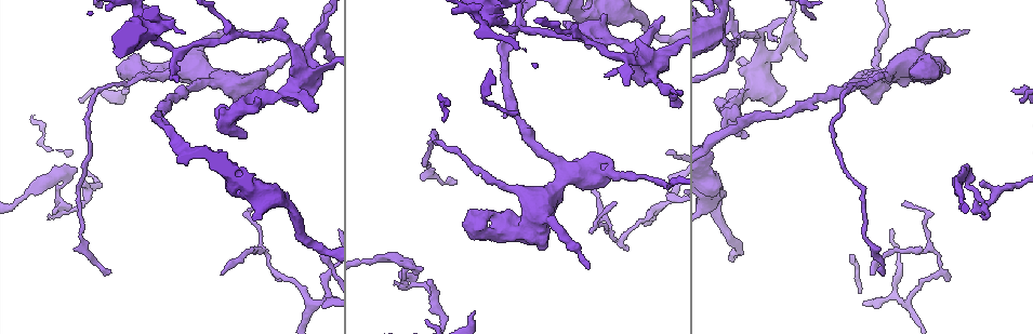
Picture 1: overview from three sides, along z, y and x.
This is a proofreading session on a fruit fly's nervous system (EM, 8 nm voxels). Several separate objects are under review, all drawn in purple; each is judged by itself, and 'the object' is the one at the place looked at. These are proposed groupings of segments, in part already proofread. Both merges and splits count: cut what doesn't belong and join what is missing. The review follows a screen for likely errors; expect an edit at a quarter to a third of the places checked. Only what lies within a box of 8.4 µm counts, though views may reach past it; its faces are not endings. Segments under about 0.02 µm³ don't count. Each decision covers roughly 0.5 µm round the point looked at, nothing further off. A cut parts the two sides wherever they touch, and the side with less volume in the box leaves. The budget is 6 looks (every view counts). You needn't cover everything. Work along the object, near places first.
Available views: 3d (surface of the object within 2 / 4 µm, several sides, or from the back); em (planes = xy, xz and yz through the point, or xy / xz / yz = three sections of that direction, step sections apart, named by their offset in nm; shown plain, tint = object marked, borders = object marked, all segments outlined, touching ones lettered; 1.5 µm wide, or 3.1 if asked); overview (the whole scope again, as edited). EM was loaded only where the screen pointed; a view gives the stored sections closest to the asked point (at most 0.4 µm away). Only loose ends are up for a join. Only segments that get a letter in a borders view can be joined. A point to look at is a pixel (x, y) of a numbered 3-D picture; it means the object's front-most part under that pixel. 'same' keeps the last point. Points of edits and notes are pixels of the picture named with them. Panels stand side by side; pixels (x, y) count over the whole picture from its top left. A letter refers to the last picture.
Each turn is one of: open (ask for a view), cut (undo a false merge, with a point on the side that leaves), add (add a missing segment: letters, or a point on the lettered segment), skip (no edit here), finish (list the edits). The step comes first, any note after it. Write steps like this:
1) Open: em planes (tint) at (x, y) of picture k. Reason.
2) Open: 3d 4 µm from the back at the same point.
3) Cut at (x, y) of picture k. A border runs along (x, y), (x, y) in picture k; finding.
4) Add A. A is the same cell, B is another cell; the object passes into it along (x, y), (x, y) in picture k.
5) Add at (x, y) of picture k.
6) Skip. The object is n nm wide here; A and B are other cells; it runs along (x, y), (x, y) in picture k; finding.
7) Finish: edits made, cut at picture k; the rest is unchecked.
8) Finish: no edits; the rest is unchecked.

Open: em planes (borders) at (881, 274) of picture 1.

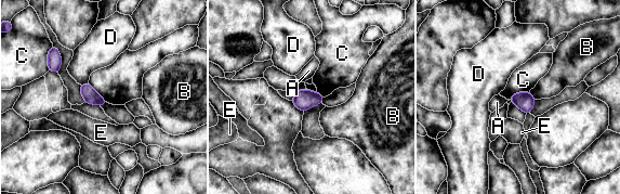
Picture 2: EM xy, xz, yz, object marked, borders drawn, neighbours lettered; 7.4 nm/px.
Skip. The object is 110 nm wide here; the longest contact is with C, 180 nm; A, B, C, D and E are other cells; no lettered segment goes on from it.

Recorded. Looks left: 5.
Open: em xy step 8 (borders) at (223, 273) of picture 1.

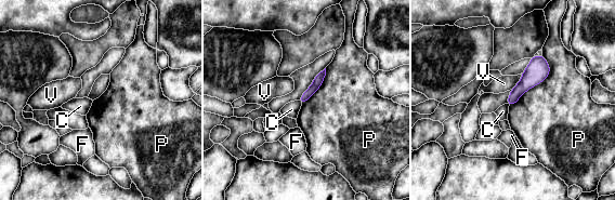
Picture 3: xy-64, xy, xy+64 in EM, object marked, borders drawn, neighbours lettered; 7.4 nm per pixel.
Skip. C, F, P and V are other cells; a border runs along (542, 55), (549, 74), (509, 106) in picture 3; none of them fits.

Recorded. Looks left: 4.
Open: em planes (borders) at (231, 120) of picture 1. Sharp bend.

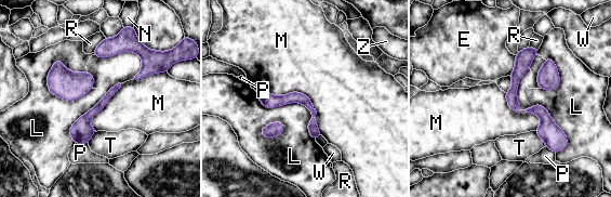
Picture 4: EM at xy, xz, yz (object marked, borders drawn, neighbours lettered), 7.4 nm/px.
Skip. E, L, M, N, P, R, T, W and Z are other cells; it runs along (261, 95), (302, 99), (313, 110), (317, 133) in picture 4; one neuron here.

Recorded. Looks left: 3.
Finish: no edits; the rest is unchecked.

